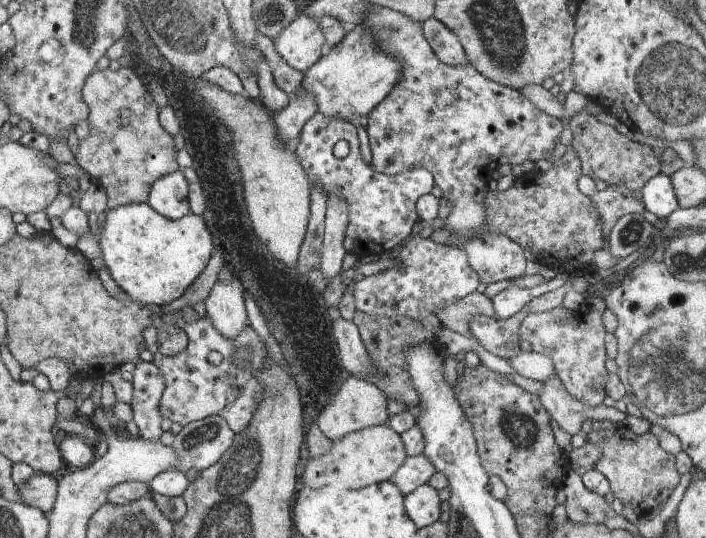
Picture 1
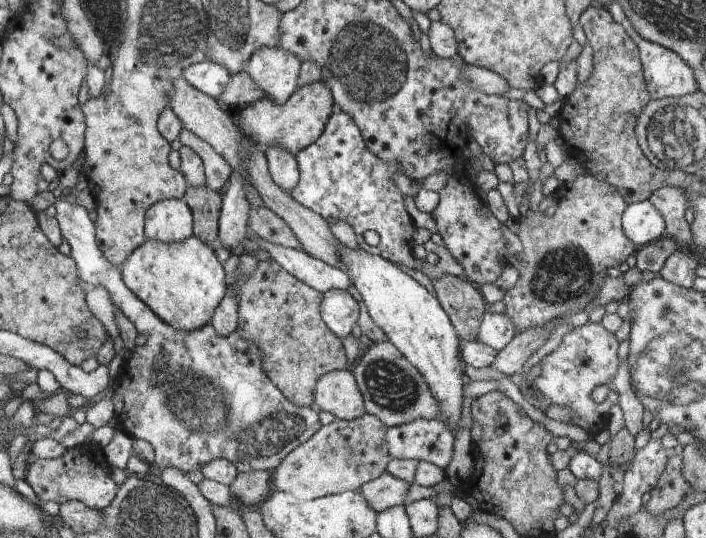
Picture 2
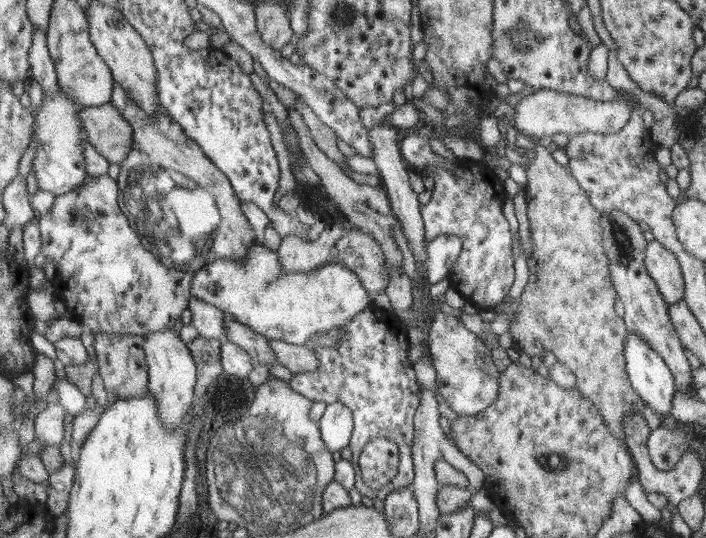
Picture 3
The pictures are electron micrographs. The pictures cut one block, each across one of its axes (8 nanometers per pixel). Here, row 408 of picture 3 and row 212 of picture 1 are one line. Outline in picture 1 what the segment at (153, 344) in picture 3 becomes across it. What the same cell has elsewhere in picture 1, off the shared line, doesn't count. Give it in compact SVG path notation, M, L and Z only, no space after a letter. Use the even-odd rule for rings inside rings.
M179 168L156 180L147 203L170 220L190 213L190 184L184 172Z

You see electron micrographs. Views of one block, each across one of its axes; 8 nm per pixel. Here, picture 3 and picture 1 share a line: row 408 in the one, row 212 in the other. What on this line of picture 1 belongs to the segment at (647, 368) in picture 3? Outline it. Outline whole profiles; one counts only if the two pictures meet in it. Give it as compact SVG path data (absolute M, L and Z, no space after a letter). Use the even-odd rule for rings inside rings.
M655 174L641 188L644 206L658 218L668 216L679 207L678 196L672 184L672 176Z

